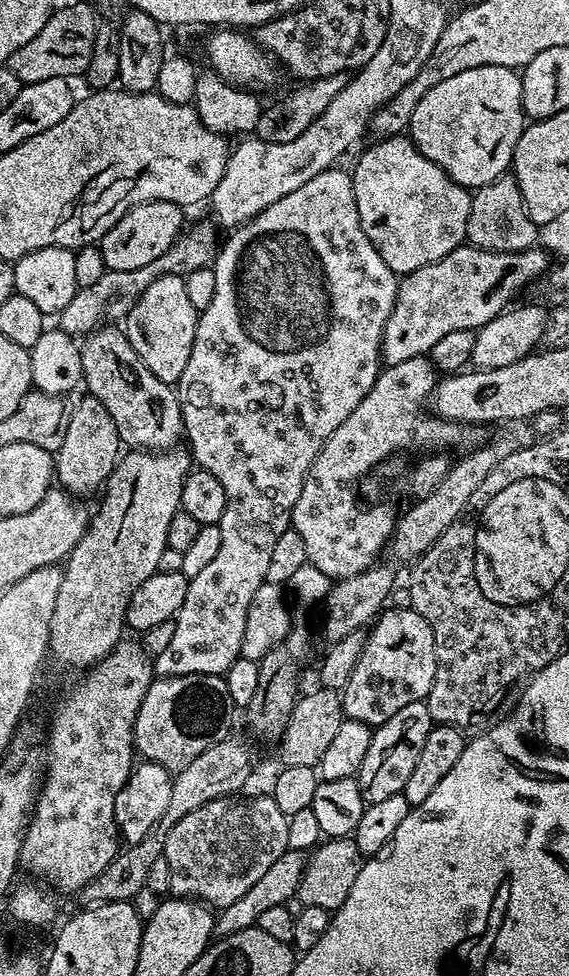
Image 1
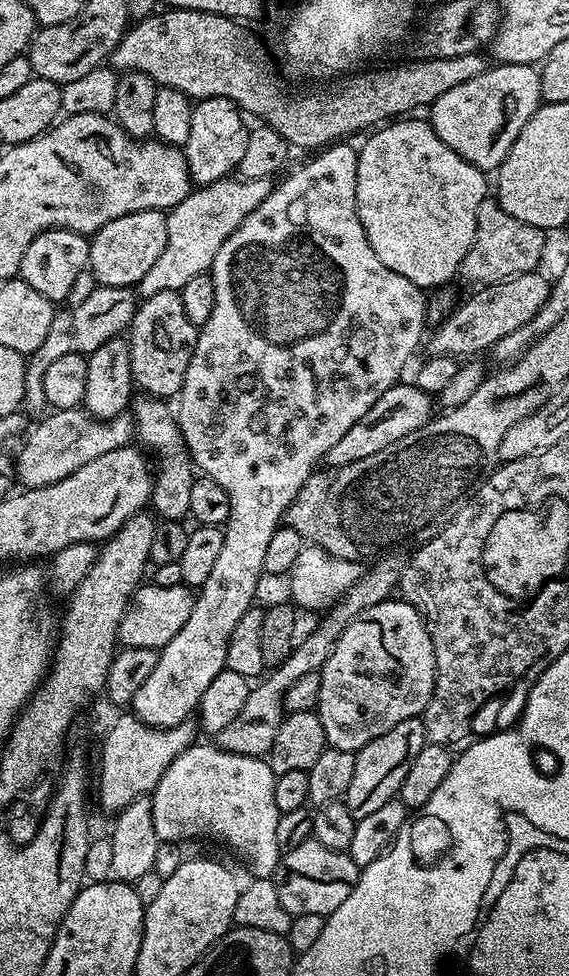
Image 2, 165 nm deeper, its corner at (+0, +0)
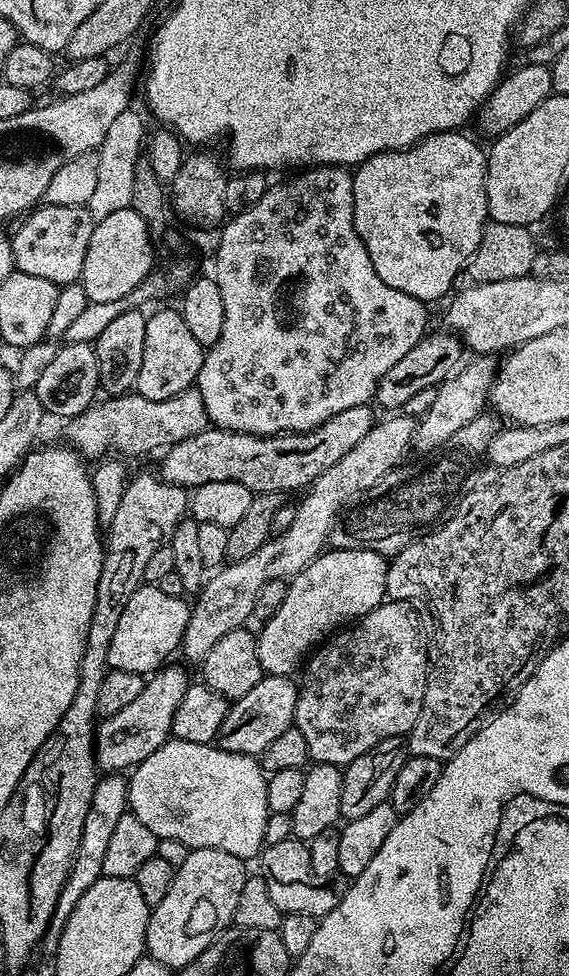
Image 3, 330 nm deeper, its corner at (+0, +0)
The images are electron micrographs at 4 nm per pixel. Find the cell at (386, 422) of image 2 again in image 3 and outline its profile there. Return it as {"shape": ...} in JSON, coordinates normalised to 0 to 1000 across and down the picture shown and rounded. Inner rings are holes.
{"shape":[[[647,414],[615,416],[601,424],[587,424],[566,436],[543,443],[496,443],[489,447],[448,447],[367,436],[355,445],[327,449],[286,464],[279,487],[295,496],[336,502],[362,494],[425,494],[446,506],[496,504],[511,506],[540,501],[587,473],[598,472],[615,460],[650,445],[657,427]]]}

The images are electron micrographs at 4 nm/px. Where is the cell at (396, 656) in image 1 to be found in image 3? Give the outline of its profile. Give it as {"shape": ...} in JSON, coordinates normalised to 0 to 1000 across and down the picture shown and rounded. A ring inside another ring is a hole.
{"shape":[[[682,615],[663,623],[650,623],[641,631],[592,647],[575,659],[547,669],[533,685],[534,698],[527,697],[524,701],[517,741],[531,756],[538,756],[543,780],[610,785],[622,777],[643,773],[643,768],[664,764],[664,760],[694,754],[710,756],[724,749],[728,740],[735,740],[752,702],[752,666],[747,649],[745,652],[738,649],[736,630],[733,620],[719,616]]]}

